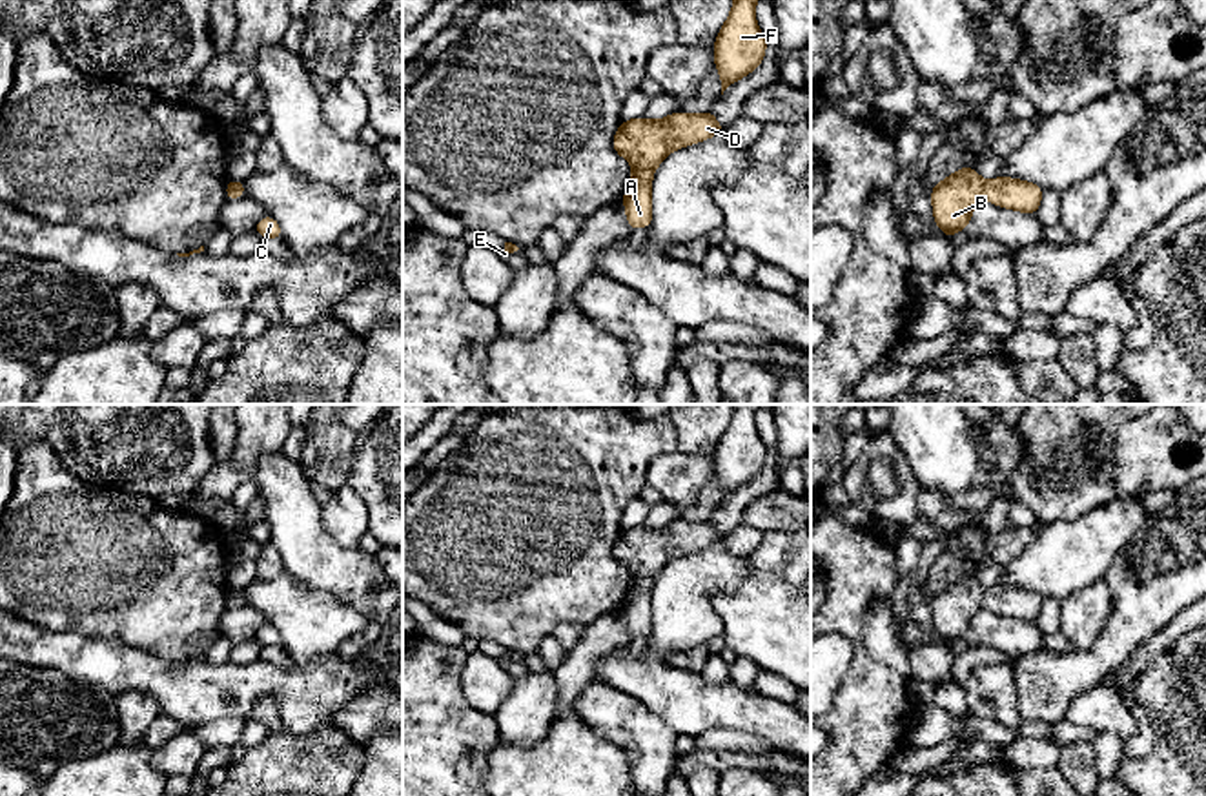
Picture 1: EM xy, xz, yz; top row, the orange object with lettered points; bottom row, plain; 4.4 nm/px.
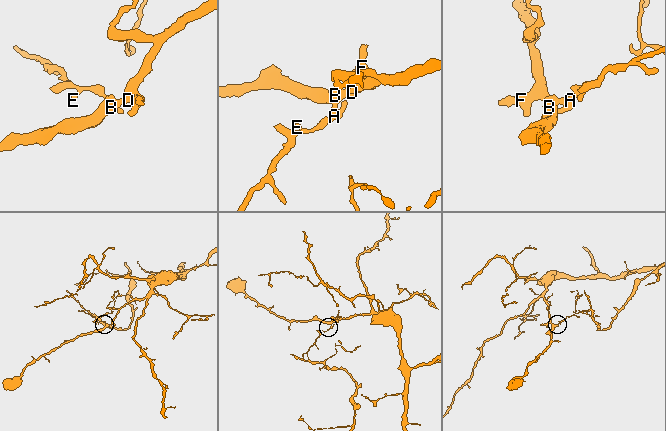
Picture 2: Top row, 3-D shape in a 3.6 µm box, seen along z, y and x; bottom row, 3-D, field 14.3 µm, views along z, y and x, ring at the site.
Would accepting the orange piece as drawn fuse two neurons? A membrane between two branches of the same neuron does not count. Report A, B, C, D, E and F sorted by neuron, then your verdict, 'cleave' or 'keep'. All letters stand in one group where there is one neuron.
A C E / B D F | cleave

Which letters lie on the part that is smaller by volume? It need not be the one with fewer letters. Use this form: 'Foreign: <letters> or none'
Foreign: A, C, E

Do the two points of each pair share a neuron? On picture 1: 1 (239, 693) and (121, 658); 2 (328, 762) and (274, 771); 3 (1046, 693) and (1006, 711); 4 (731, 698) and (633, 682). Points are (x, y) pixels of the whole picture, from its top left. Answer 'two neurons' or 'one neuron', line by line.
1: one neuron
2: one neuron
3: two neurons
4: one neuron

